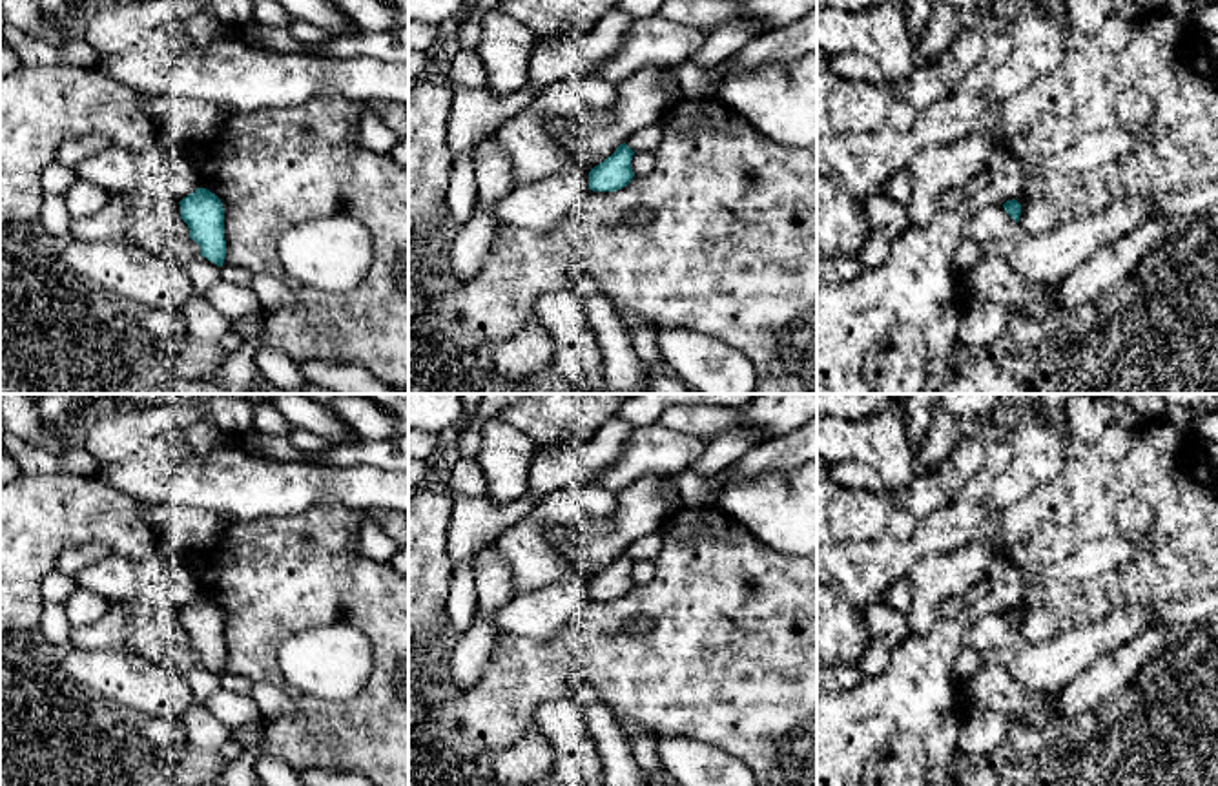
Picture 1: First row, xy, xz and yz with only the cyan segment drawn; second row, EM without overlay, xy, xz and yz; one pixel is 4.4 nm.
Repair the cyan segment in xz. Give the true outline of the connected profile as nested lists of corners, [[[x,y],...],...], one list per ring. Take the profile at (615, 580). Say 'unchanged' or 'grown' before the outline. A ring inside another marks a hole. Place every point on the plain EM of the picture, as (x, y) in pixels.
unchanged; [[[624,551],[604,571],[589,580],[589,598],[616,600],[631,591],[635,585],[631,569],[635,560]]]

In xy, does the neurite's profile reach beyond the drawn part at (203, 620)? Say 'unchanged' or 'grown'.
unchanged

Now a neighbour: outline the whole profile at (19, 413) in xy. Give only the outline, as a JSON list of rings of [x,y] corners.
[[[0,394],[0,419],[7,432],[33,447],[46,449],[53,456],[62,456],[69,447],[58,434],[44,432],[36,399],[29,394]]]

